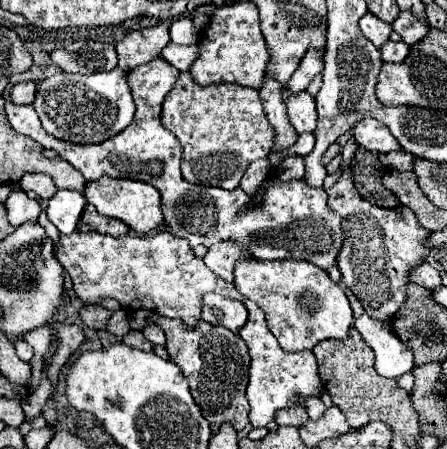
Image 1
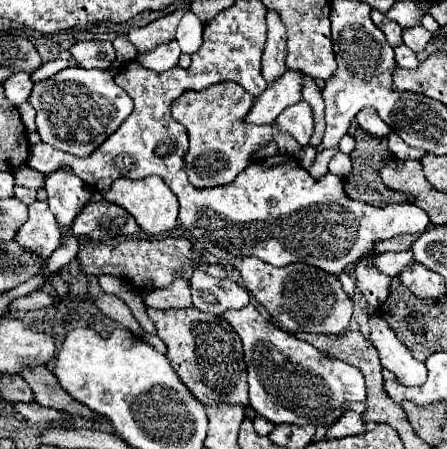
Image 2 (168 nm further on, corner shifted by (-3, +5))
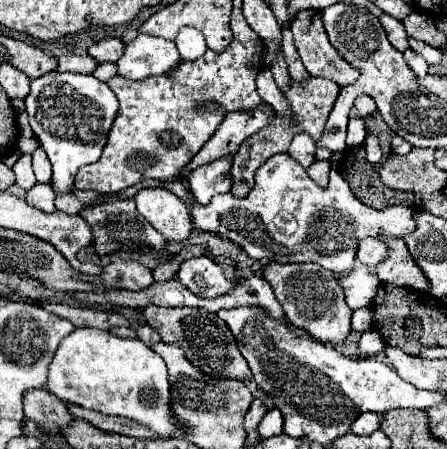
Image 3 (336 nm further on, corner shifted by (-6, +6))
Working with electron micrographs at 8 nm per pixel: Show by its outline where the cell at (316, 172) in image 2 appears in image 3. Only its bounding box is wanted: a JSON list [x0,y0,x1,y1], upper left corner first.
[306,160,330,186]

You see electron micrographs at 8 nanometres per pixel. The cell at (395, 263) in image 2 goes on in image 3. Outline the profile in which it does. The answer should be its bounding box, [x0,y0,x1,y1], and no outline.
[356,238,388,268]

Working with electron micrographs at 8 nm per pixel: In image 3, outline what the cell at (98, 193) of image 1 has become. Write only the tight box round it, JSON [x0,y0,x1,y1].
[134,188,192,242]

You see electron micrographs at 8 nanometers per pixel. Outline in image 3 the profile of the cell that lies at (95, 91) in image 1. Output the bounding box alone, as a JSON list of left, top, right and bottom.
[26,72,118,196]

